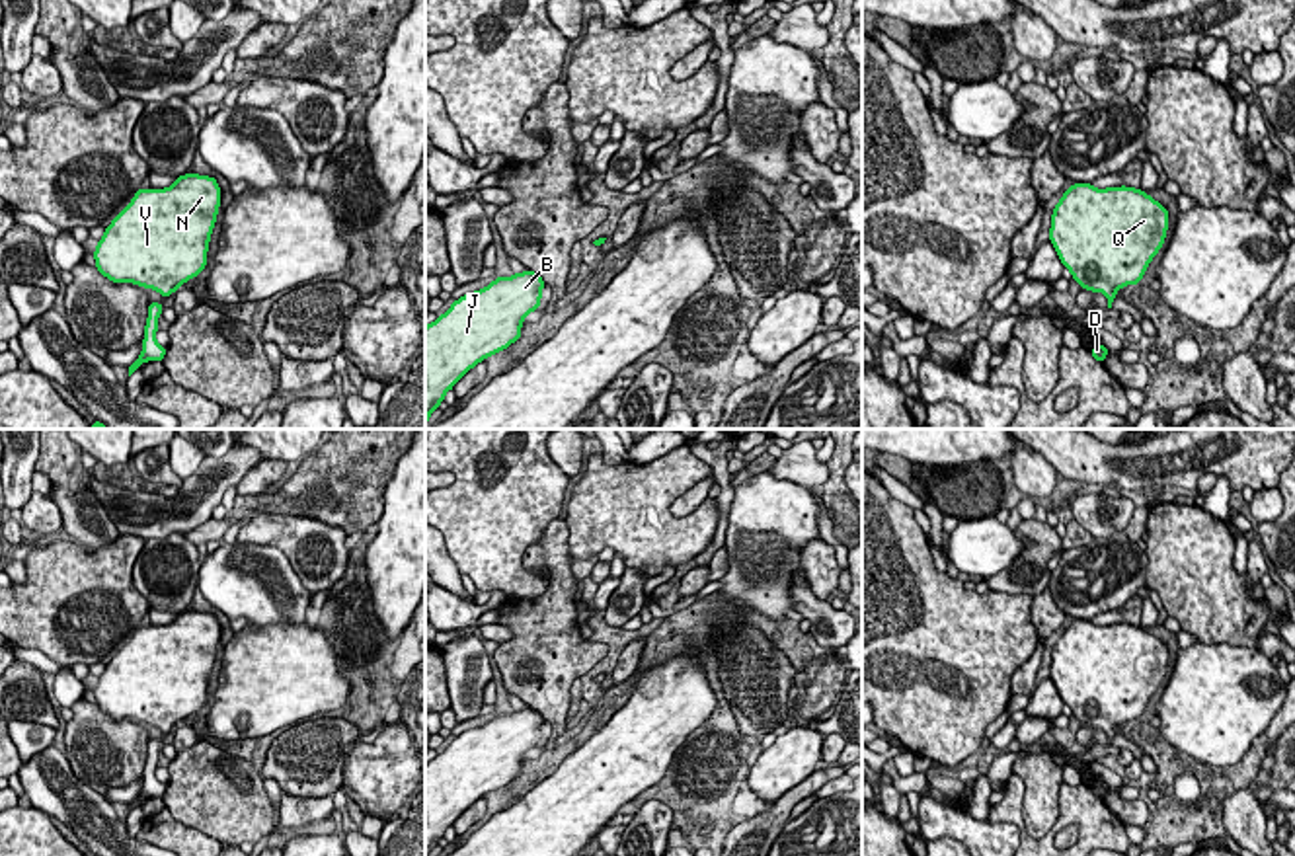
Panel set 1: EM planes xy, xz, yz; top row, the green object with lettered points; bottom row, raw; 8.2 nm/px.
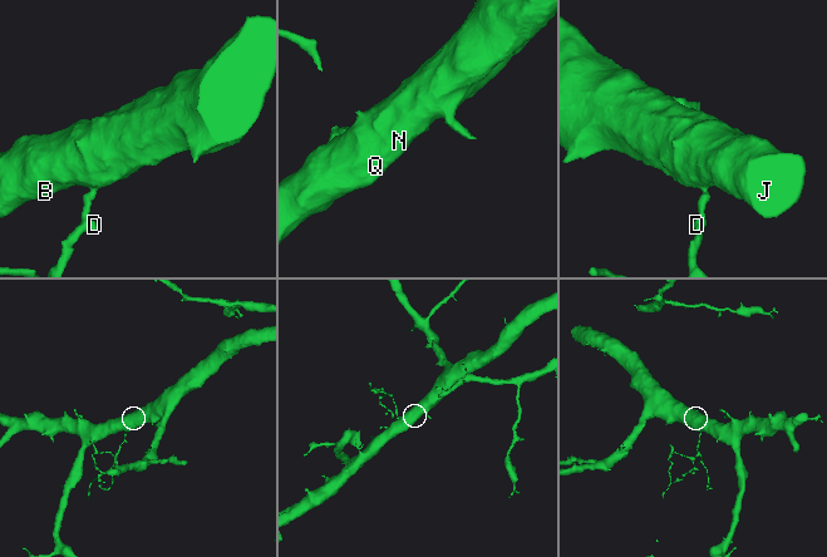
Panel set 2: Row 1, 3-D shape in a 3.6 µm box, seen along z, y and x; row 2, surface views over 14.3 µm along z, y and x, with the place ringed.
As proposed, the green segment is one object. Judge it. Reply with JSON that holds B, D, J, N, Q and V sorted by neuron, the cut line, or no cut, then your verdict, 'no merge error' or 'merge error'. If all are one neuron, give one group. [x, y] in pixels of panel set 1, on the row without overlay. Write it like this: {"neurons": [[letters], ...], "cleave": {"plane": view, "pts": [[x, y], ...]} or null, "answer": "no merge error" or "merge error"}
{"neurons": [["B", "D", "J", "N", "Q", "V"]], "cleave": null, "answer": "no merge error"}

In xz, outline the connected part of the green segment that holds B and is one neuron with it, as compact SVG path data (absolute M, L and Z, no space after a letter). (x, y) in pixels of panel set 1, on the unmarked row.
M534 708L497 714L425 762L425 856L472 803L521 774L525 753L540 743L542 725Z

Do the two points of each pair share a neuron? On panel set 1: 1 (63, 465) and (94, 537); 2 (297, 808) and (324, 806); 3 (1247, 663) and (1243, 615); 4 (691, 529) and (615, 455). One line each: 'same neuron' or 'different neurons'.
1: same neuron
2: same neuron
3: different neurons
4: different neurons

